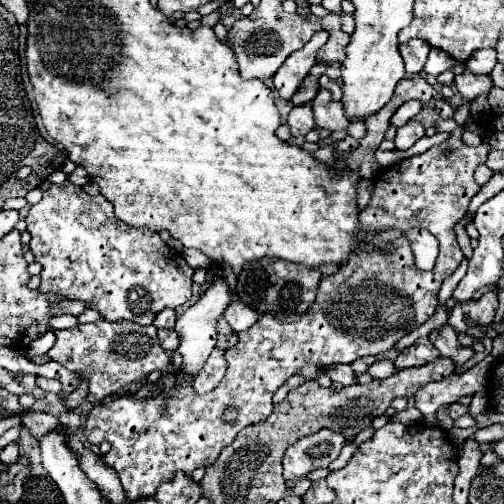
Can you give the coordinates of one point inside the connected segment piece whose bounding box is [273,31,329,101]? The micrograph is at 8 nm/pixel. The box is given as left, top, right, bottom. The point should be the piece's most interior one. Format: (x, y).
(293, 71)

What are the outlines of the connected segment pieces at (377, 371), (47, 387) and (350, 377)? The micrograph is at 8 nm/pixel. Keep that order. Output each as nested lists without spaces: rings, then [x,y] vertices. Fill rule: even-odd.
[[[389,359],[377,361],[377,363],[373,363],[373,365],[369,367],[369,373],[371,373],[375,379],[385,379],[385,377],[393,375],[393,371],[395,371],[395,365],[393,365],[393,361],[389,361]]]
[[[37,377],[37,385],[43,389],[43,391],[51,391],[59,397],[63,397],[61,393],[61,383],[59,381],[53,381],[53,379],[43,379],[43,377]]]
[[[331,365],[331,367],[323,369],[323,371],[331,377],[331,381],[337,381],[337,383],[341,383],[341,385],[345,385],[345,387],[357,383],[351,365]]]

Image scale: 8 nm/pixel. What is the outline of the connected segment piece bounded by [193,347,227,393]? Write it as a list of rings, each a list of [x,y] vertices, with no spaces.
[[[215,347],[209,355],[209,359],[205,361],[203,369],[195,375],[193,389],[197,393],[209,393],[209,391],[213,391],[221,383],[221,379],[225,375],[225,367],[227,367],[224,353],[224,350]]]

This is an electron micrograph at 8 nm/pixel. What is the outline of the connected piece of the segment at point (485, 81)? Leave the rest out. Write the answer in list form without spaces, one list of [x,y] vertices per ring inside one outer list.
[[[467,69],[459,75],[455,75],[453,83],[455,83],[457,91],[461,93],[461,97],[467,101],[471,101],[473,97],[477,97],[481,93],[489,93],[493,87],[489,75],[477,75],[477,73],[471,73]]]

